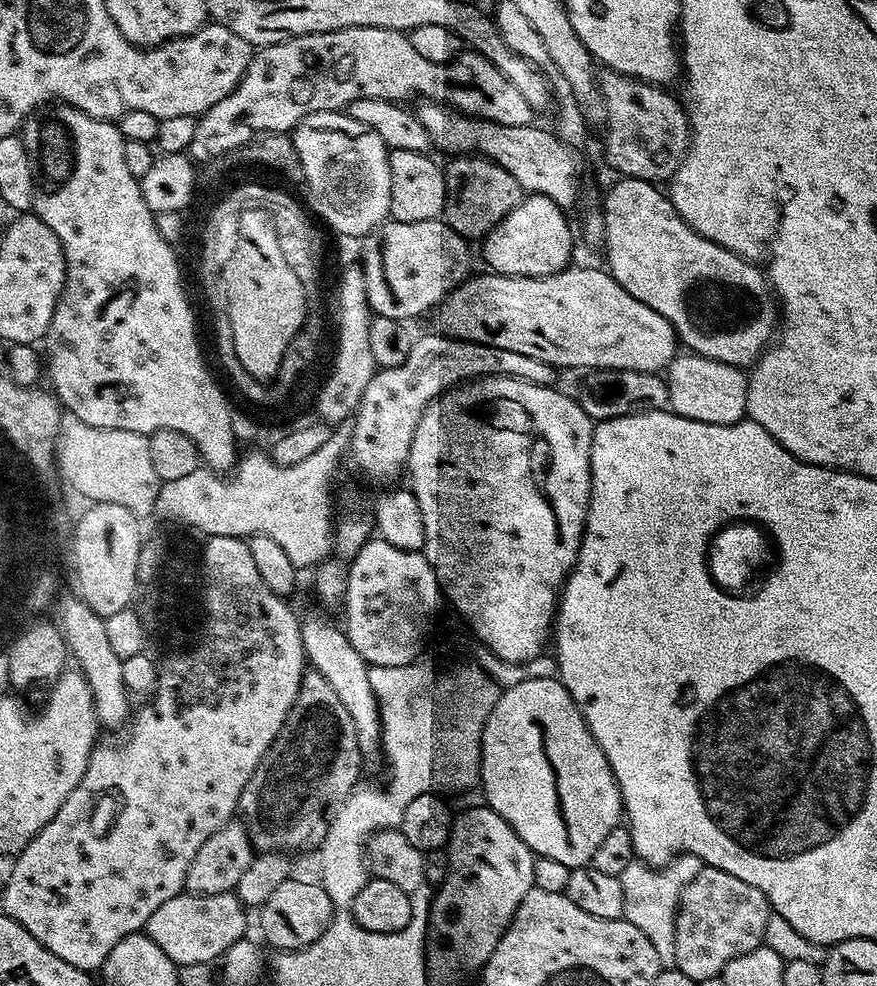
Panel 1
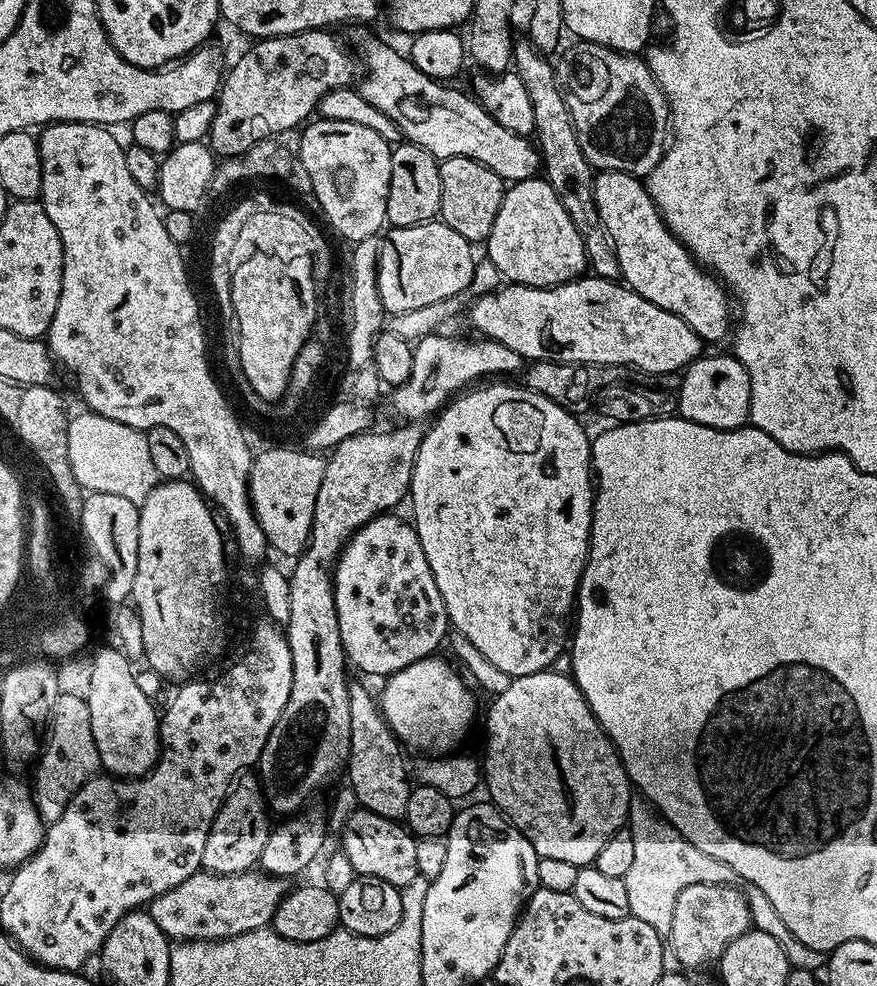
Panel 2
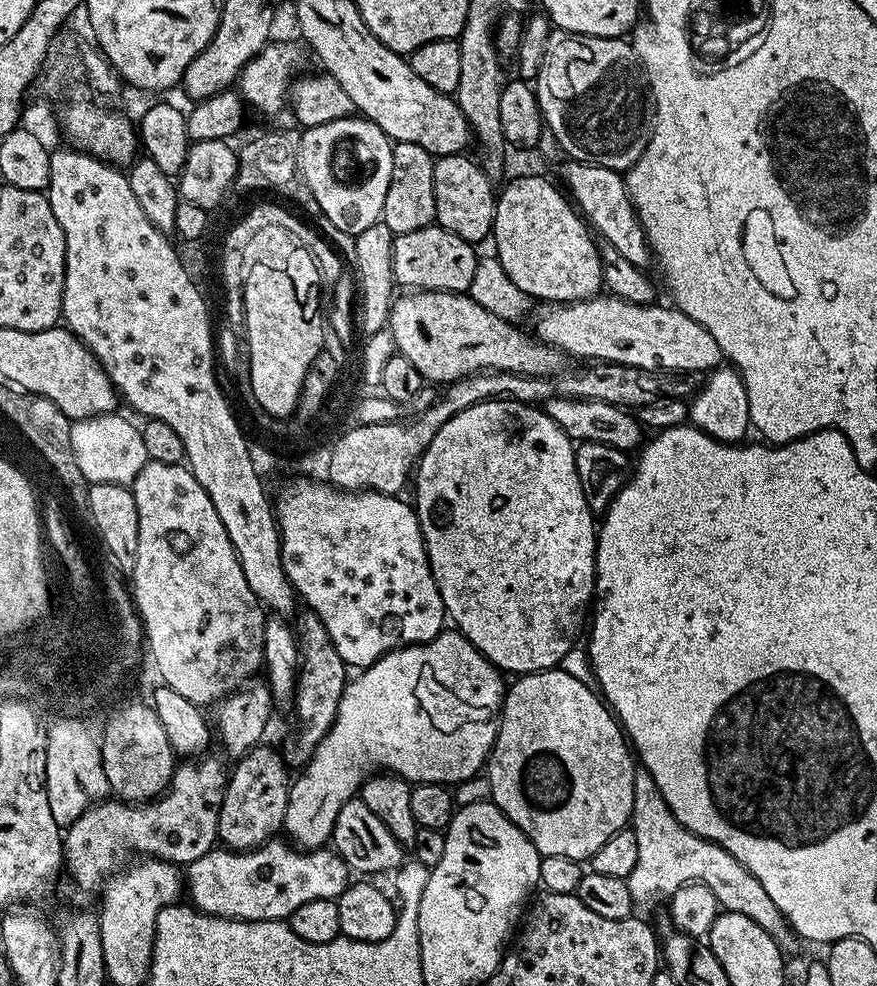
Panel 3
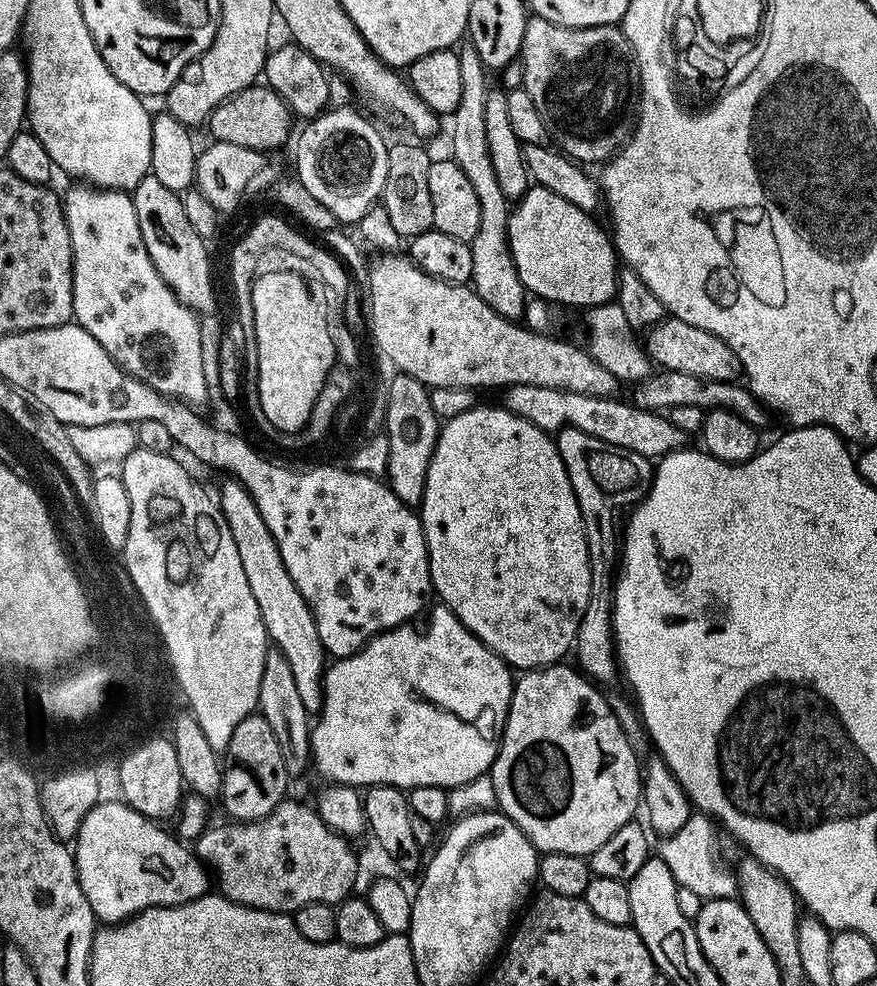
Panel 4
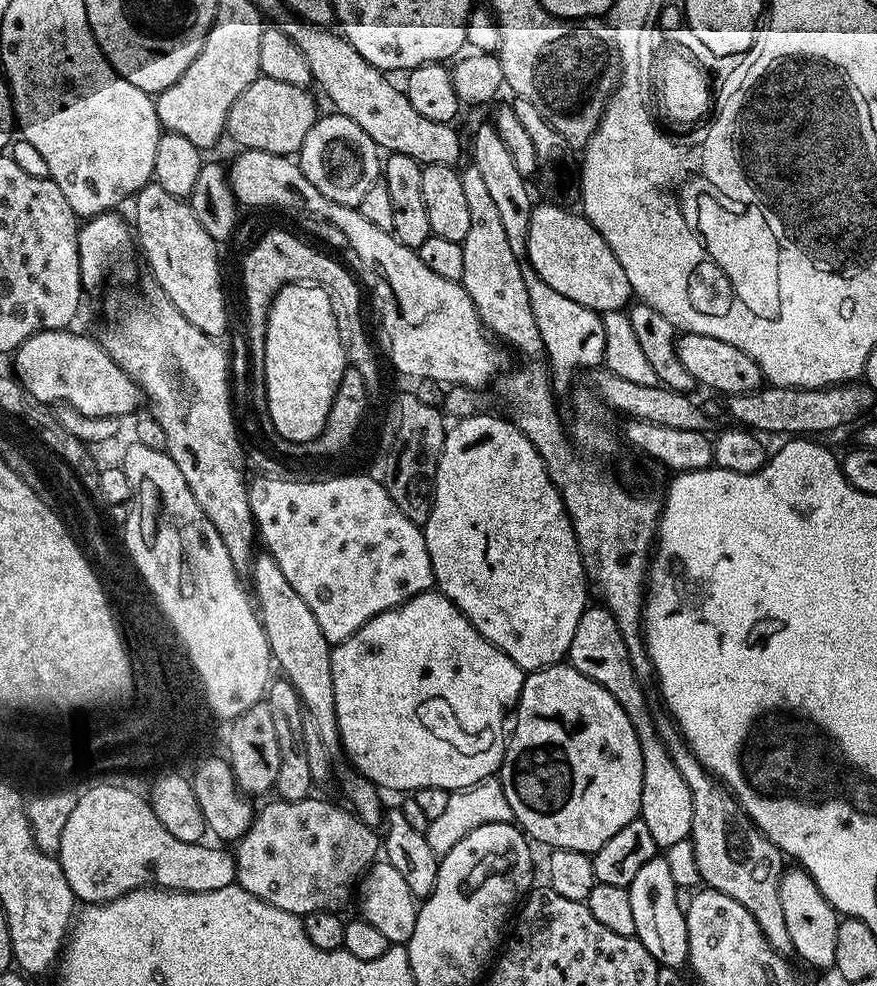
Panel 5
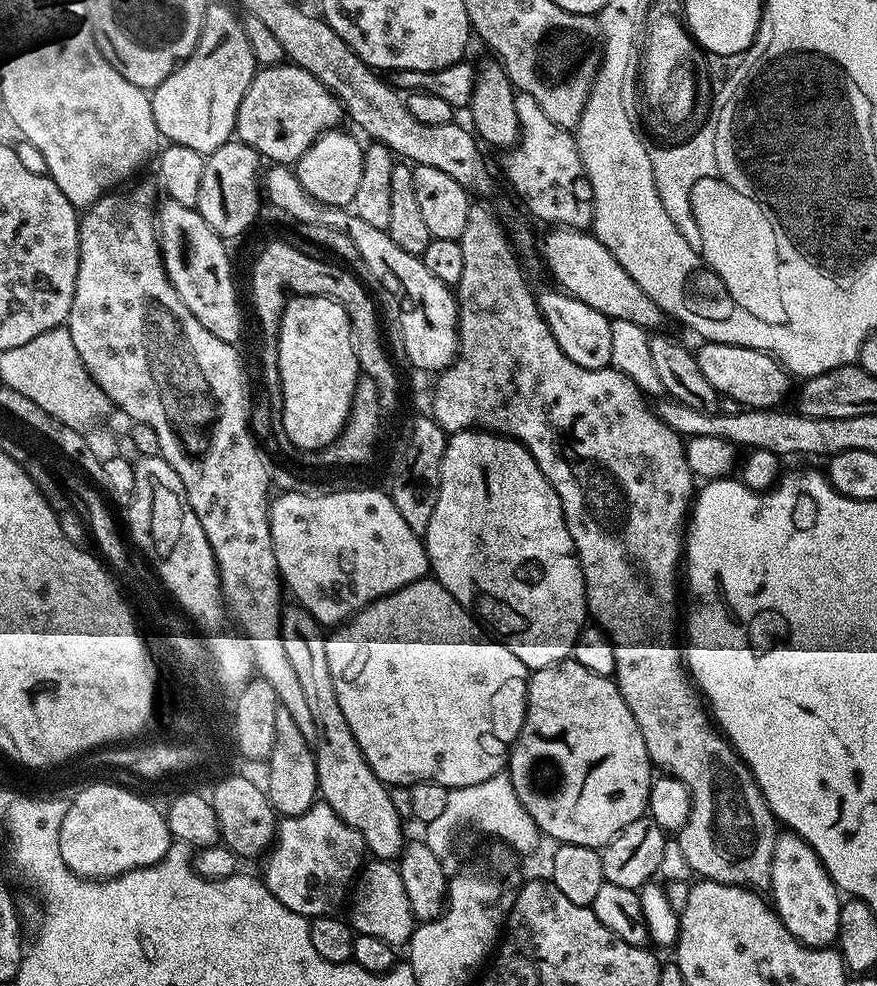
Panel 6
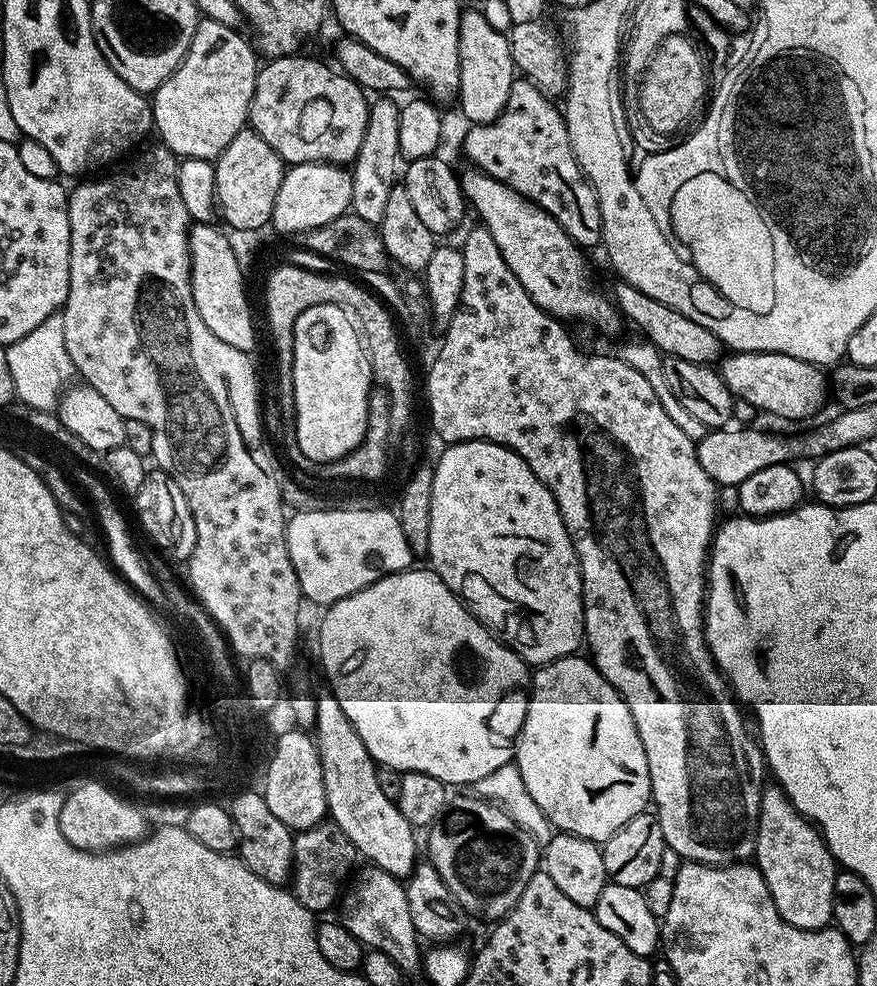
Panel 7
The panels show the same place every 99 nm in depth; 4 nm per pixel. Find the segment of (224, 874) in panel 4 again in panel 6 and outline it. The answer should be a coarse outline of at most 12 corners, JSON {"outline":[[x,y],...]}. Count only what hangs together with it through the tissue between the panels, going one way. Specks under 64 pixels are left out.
{"outline":[[317,802],[277,823],[270,894],[298,918],[345,907],[362,834]]}

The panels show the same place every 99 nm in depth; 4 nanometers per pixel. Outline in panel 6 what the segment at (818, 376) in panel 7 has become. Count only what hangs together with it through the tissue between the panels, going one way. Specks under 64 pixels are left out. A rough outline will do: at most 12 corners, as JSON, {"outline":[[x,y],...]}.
{"outline":[[701,343],[698,370],[744,408],[776,408],[790,373],[766,352]]}

